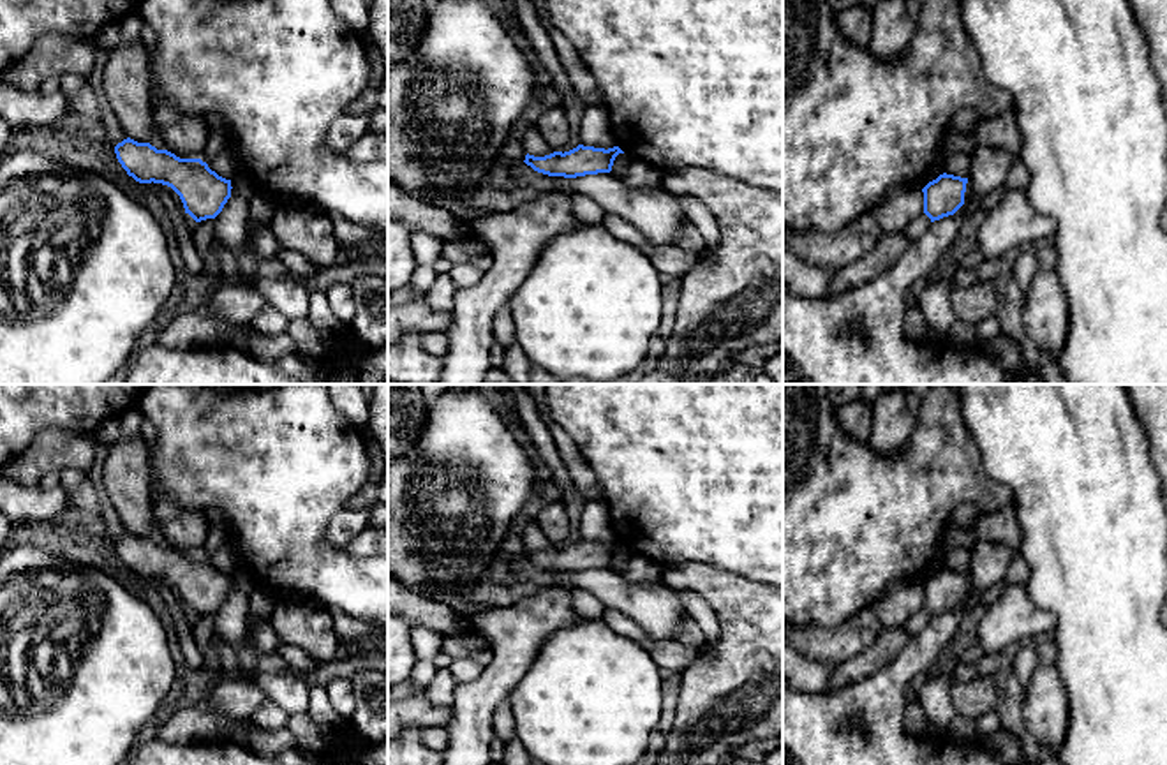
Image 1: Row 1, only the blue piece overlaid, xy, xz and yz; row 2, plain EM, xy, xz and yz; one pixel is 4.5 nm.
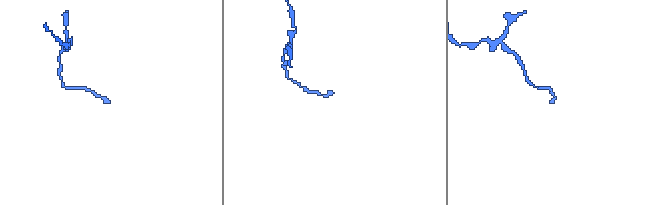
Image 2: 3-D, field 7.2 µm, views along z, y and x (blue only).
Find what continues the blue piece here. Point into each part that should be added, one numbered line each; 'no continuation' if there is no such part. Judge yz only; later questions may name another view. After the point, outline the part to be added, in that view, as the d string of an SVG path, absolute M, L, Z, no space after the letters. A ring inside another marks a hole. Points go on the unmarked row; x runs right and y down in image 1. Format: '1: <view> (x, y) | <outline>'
no continuation

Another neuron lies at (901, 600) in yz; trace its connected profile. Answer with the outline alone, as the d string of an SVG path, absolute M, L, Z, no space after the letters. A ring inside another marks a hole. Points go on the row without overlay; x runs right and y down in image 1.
M897 580L890 583L871 610L885 628L903 626L913 613L924 608L922 583Z

